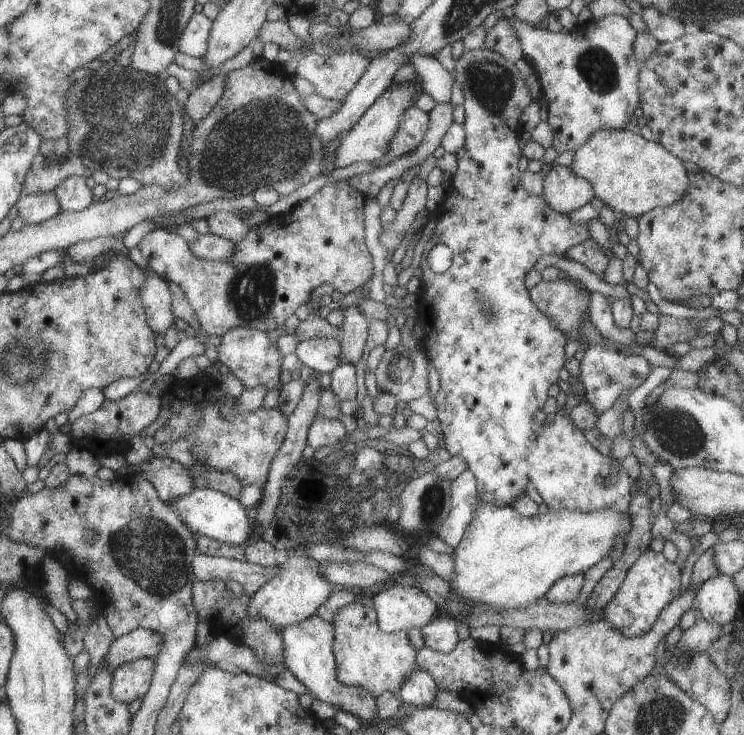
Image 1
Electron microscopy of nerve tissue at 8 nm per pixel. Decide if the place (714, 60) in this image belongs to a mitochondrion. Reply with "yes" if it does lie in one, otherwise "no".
no

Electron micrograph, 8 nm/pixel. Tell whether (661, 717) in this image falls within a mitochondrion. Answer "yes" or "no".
yes

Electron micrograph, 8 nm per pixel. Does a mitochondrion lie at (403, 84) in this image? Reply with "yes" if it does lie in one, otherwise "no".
no

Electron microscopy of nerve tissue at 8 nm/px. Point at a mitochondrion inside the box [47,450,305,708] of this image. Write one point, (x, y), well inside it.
(153, 557)

